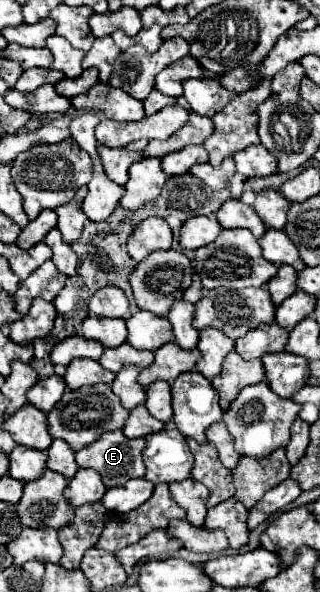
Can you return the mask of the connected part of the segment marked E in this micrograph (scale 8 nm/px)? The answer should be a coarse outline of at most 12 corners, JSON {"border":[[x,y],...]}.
{"border":[[119,429],[77,451],[105,487],[143,477],[145,439]]}

